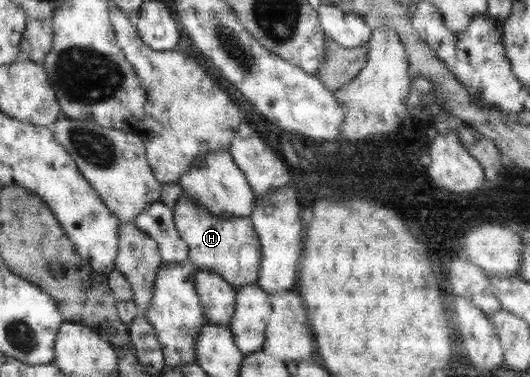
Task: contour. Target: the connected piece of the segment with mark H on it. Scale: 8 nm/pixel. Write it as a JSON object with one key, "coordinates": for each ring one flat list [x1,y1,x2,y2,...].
{"coordinates":[[186,192,178,198,172,211,176,229,187,243,188,259,197,269,213,271,235,288,257,282,260,273,261,245,249,216,218,218,206,208,202,208]]}

